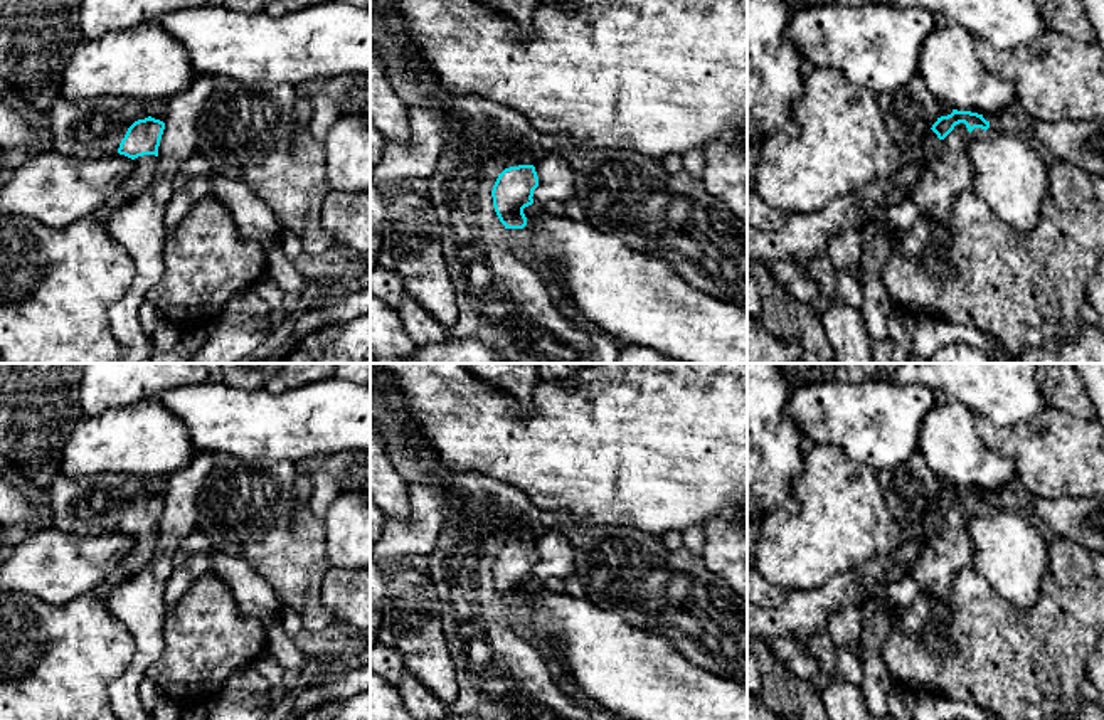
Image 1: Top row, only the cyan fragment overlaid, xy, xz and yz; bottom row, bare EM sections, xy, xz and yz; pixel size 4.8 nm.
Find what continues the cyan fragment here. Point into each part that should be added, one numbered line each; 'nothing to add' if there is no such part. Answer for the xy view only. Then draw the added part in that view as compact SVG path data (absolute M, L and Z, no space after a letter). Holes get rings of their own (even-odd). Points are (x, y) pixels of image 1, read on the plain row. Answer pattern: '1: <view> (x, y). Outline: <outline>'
1: xy (145, 544). Outline: M143 532L135 535L133 550L118 564L116 577L131 577L138 574L151 559L158 542L158 533Z

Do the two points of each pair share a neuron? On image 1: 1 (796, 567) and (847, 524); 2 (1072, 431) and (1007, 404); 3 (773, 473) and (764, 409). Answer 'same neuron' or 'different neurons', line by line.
1: same neuron
2: different neurons
3: same neuron

